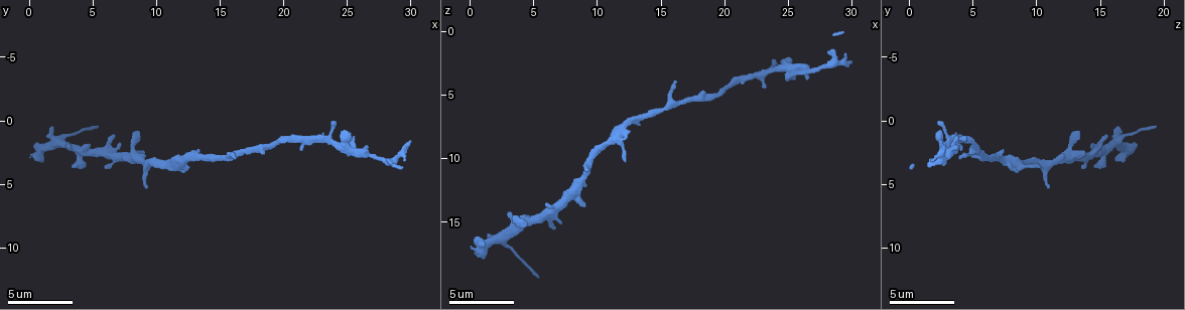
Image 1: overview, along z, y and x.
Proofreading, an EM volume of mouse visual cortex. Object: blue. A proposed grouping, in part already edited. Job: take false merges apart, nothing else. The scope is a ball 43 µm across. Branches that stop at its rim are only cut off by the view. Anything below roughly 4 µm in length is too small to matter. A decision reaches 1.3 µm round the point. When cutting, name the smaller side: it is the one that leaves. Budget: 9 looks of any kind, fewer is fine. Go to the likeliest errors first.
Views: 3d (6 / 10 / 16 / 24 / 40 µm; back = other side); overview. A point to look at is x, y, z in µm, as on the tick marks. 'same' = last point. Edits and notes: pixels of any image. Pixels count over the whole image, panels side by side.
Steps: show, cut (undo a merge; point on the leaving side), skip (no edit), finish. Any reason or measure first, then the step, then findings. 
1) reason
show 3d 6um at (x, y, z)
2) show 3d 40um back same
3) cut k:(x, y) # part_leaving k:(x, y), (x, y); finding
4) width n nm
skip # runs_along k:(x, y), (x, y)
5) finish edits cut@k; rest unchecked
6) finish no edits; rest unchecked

two arms in line, one across
show 3d 6um at (24.0, 2.0, 3.2)

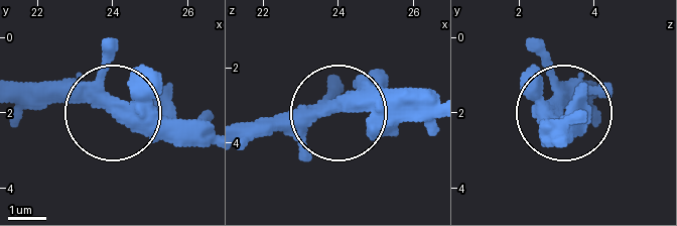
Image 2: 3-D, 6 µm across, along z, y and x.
from behind
show 3d 6um back at (24.20, 1.95, 3.00)

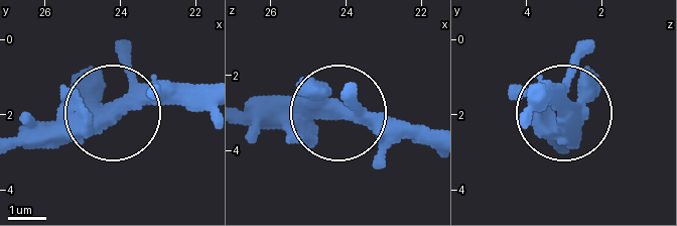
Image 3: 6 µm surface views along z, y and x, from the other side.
width 360 nm
skip # runs_along 3:(434, 145), (387, 139), (328, 110), (245, 110); one neuron here

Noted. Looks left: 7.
show 3d 10um at (13.8, 2.8, 6.8)

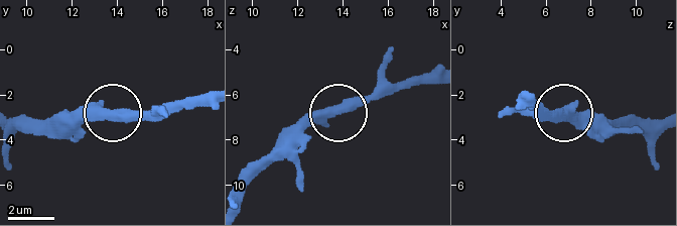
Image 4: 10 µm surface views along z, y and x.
show 3d 10um back at (13.7, 2.9, 6.6)

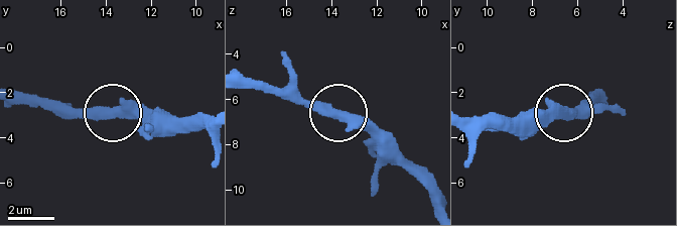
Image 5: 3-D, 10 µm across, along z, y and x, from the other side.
side_arm 20 um
skip # runs_along 5:(109, 113), (62, 113); one neuron here

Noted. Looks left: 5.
a narrow waist
show 3d 10um at (5.8, 2.8, 14.2)

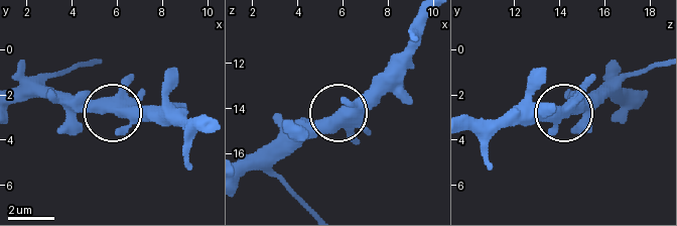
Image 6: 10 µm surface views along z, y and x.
show 3d 6um at (5.9, 2.6, 14.1)

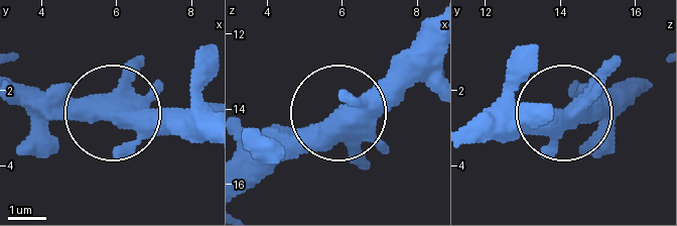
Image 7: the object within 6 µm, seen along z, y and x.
skip # runs_along 7:(471, 135), (613, 116); continuous, no second neuron

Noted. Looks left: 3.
a narrow waist
show 3d 10um at (19.4, 1.8, 5.0)

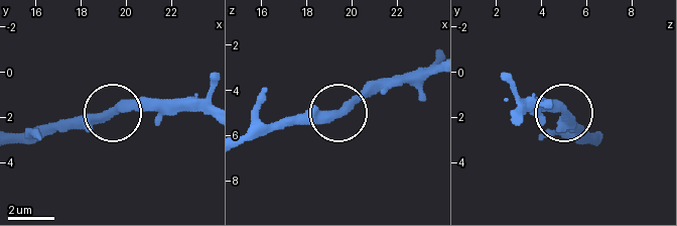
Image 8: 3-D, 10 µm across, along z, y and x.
show 3d 6um at (19.5, 1.7, 5.0)

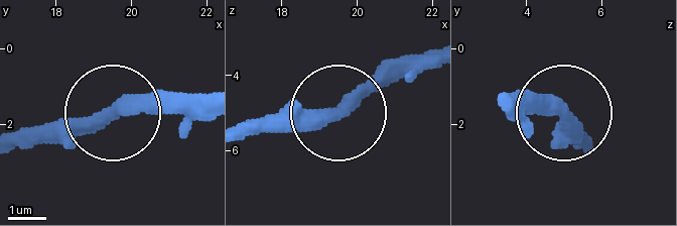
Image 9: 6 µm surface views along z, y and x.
skip # runs_along 9:(245, 138), (321, 125), (415, 58); continuous, no second neuron

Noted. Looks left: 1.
finish no edits; rest unchecked

